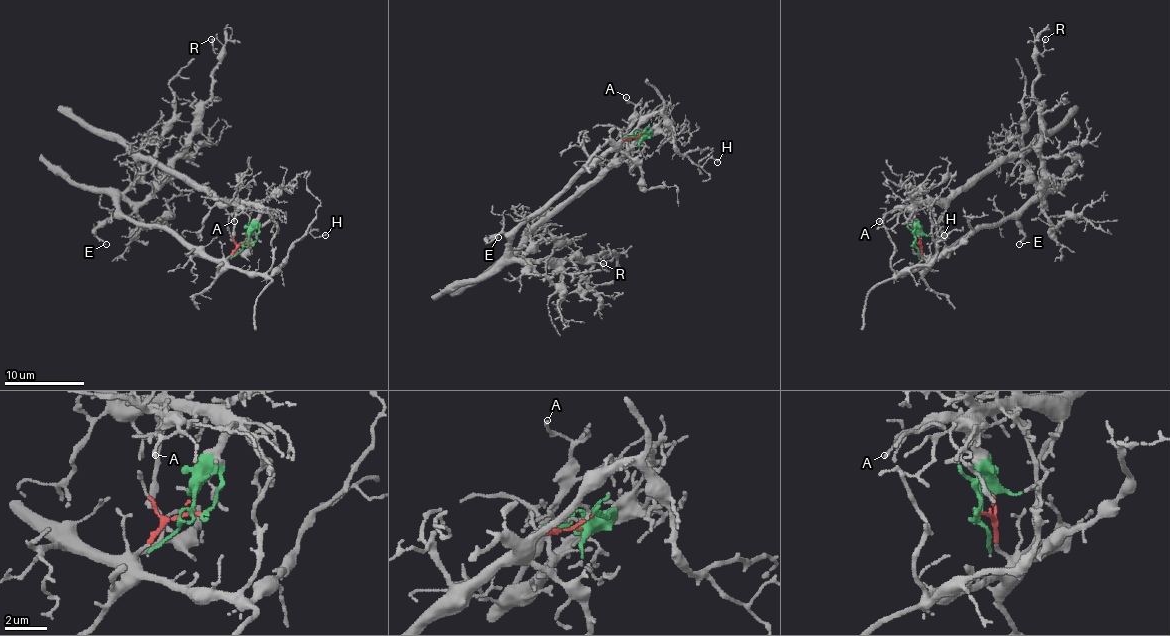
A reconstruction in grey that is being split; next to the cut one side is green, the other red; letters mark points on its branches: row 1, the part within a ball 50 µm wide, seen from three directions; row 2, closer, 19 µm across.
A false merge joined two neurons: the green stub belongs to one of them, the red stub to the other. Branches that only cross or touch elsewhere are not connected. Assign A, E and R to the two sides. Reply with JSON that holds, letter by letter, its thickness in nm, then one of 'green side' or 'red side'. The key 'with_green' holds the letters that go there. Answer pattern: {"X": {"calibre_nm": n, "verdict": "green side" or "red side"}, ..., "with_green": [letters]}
{"A": {"calibre_nm": 130, "verdict": "green side"}, "E": {"calibre_nm": 130, "verdict": "red side"}, "R": {"calibre_nm": 130, "verdict": "red side"}, "with_green": ["A"]}

